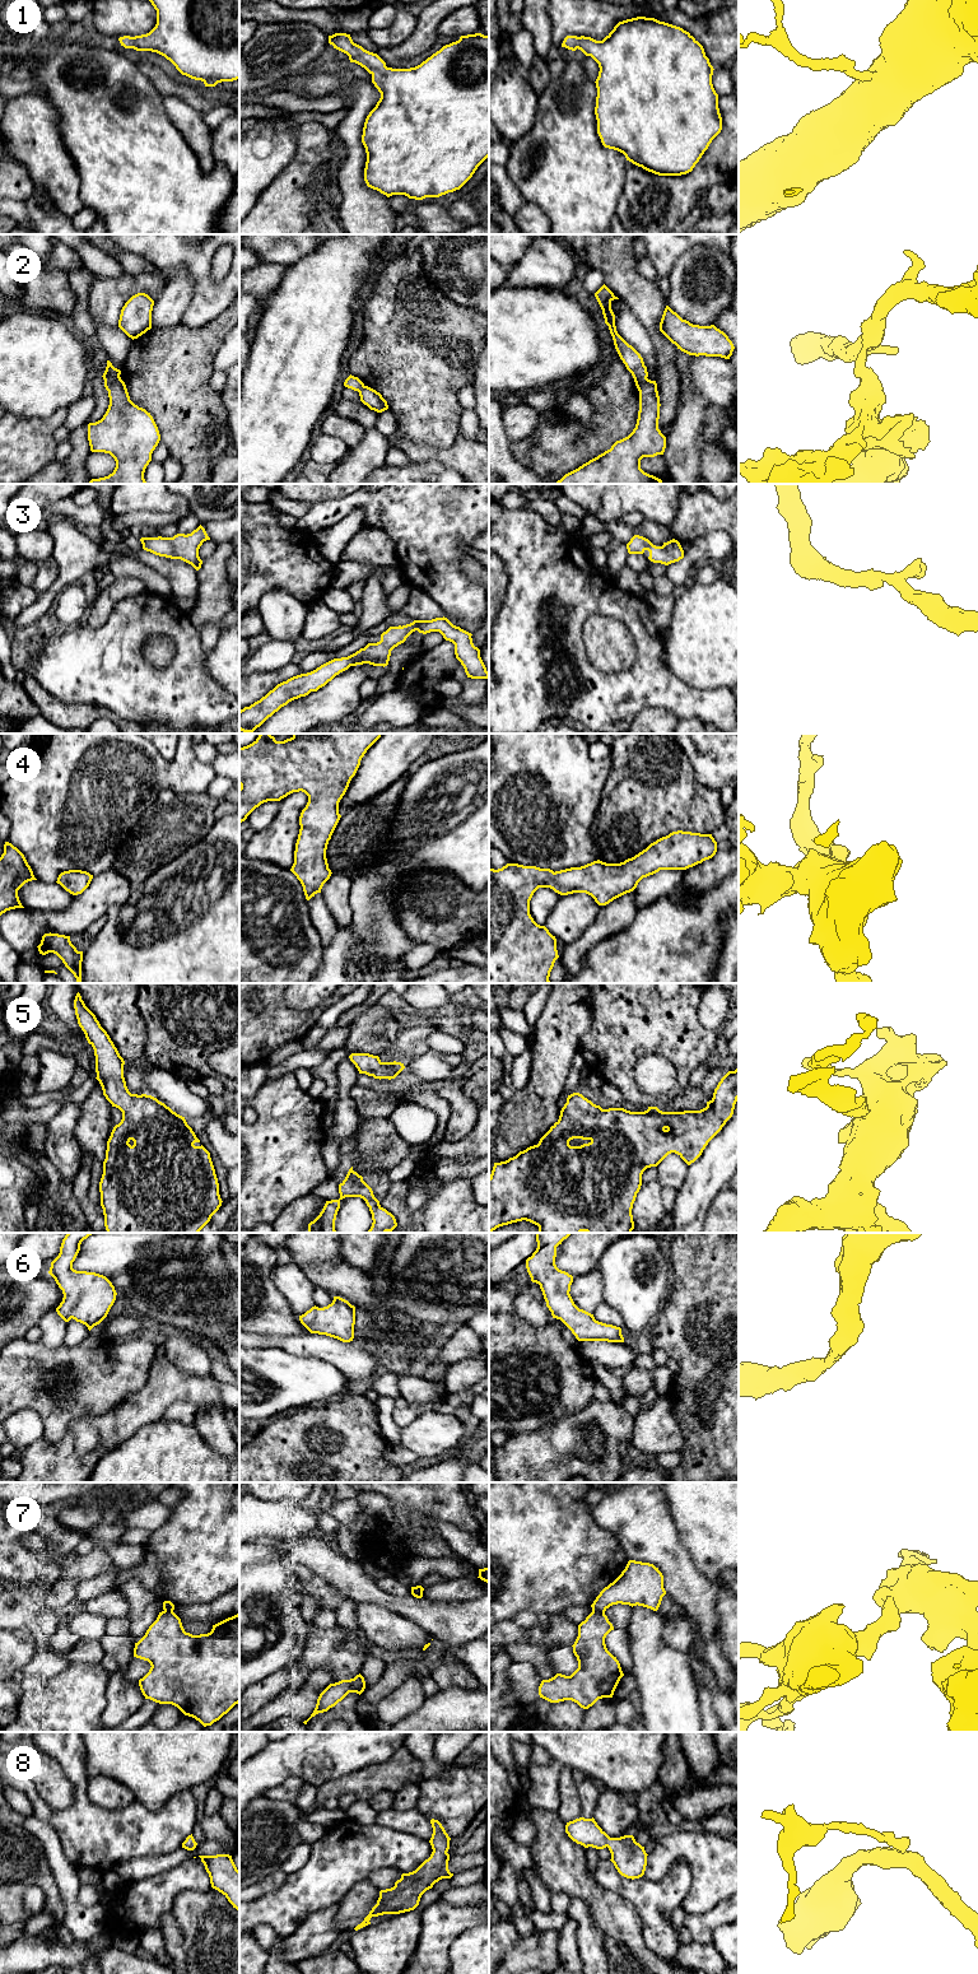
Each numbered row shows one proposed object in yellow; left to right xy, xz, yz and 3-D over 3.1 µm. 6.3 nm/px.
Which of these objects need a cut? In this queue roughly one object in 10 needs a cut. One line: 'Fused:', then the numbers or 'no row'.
Fused: 2, 7

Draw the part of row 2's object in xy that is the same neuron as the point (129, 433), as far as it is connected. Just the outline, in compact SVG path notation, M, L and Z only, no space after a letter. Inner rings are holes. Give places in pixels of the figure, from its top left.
M121 377L113 381L108 397L110 405L103 418L88 424L88 441L92 452L110 453L116 461L116 467L108 476L92 479L88 484L148 484L144 472L160 441L158 427L150 413L130 400Z

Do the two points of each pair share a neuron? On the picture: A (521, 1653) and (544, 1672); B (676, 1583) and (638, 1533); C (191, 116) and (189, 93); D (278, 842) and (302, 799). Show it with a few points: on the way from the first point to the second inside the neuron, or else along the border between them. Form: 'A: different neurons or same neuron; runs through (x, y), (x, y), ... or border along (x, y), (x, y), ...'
A: same neuron; runs through (527, 1653), (541, 1666)
B: same neuron; runs through (675, 1570), (651, 1546)
C: different neurons; border along (176, 96), (181, 97), (203, 115)
D: same neuron; runs through (283, 832), (288, 813), (292, 809)

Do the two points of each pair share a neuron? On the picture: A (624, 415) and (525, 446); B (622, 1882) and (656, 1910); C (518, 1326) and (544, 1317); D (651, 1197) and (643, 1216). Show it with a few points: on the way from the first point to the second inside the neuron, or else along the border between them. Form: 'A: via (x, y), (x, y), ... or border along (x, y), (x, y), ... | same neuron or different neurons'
A: border along (531, 436), (532, 445), (529, 468) | different neurons
B: via (630, 1890), (636, 1890), (647, 1902) | same neuron
C: border along (515, 1312), (532, 1325), (546, 1326), (550, 1323) | different neurons
D: via (648, 1202), (647, 1211) | same neuron

